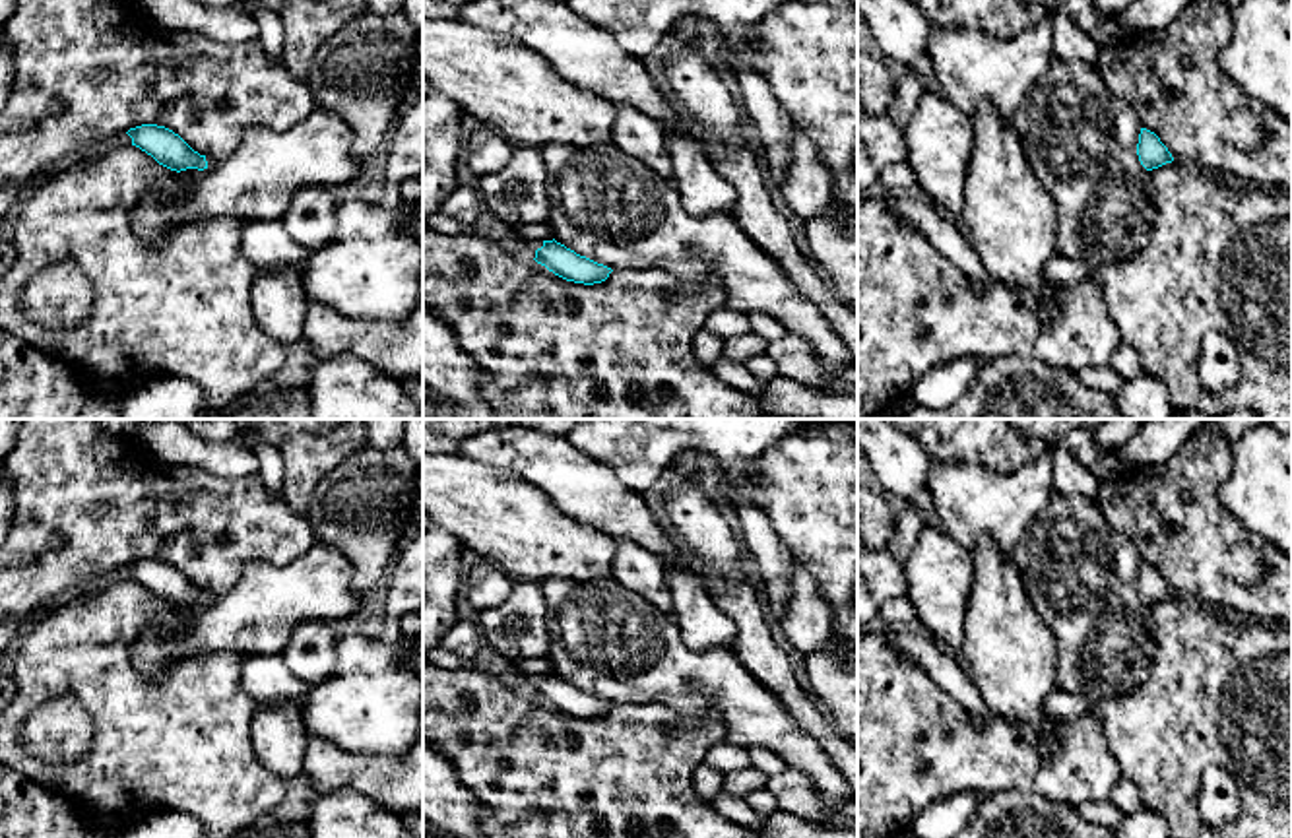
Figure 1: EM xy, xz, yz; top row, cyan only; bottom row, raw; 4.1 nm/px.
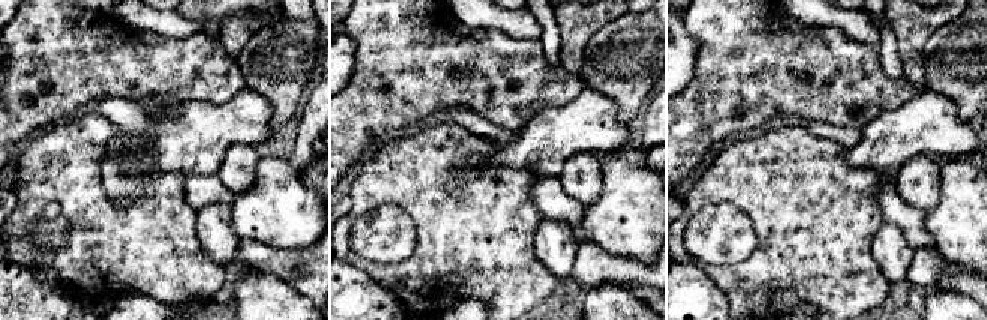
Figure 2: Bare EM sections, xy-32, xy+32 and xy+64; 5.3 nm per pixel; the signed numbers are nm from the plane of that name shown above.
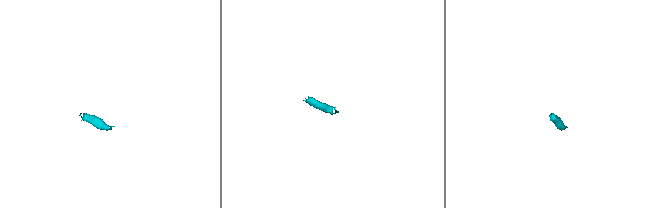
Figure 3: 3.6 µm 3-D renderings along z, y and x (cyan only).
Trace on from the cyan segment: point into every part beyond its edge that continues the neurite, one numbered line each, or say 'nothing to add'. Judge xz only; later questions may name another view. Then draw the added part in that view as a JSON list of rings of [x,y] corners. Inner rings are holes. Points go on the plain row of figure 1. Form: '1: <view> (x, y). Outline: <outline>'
1: xz (528, 683). Outline: [[[518,675],[516,683],[528,691],[530,694],[535,693],[535,685],[543,681],[543,675]]]

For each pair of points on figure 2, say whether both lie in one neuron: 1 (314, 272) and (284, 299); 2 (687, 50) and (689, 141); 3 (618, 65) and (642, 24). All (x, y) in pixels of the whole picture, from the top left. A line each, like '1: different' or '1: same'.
1: different
2: different
3: same

